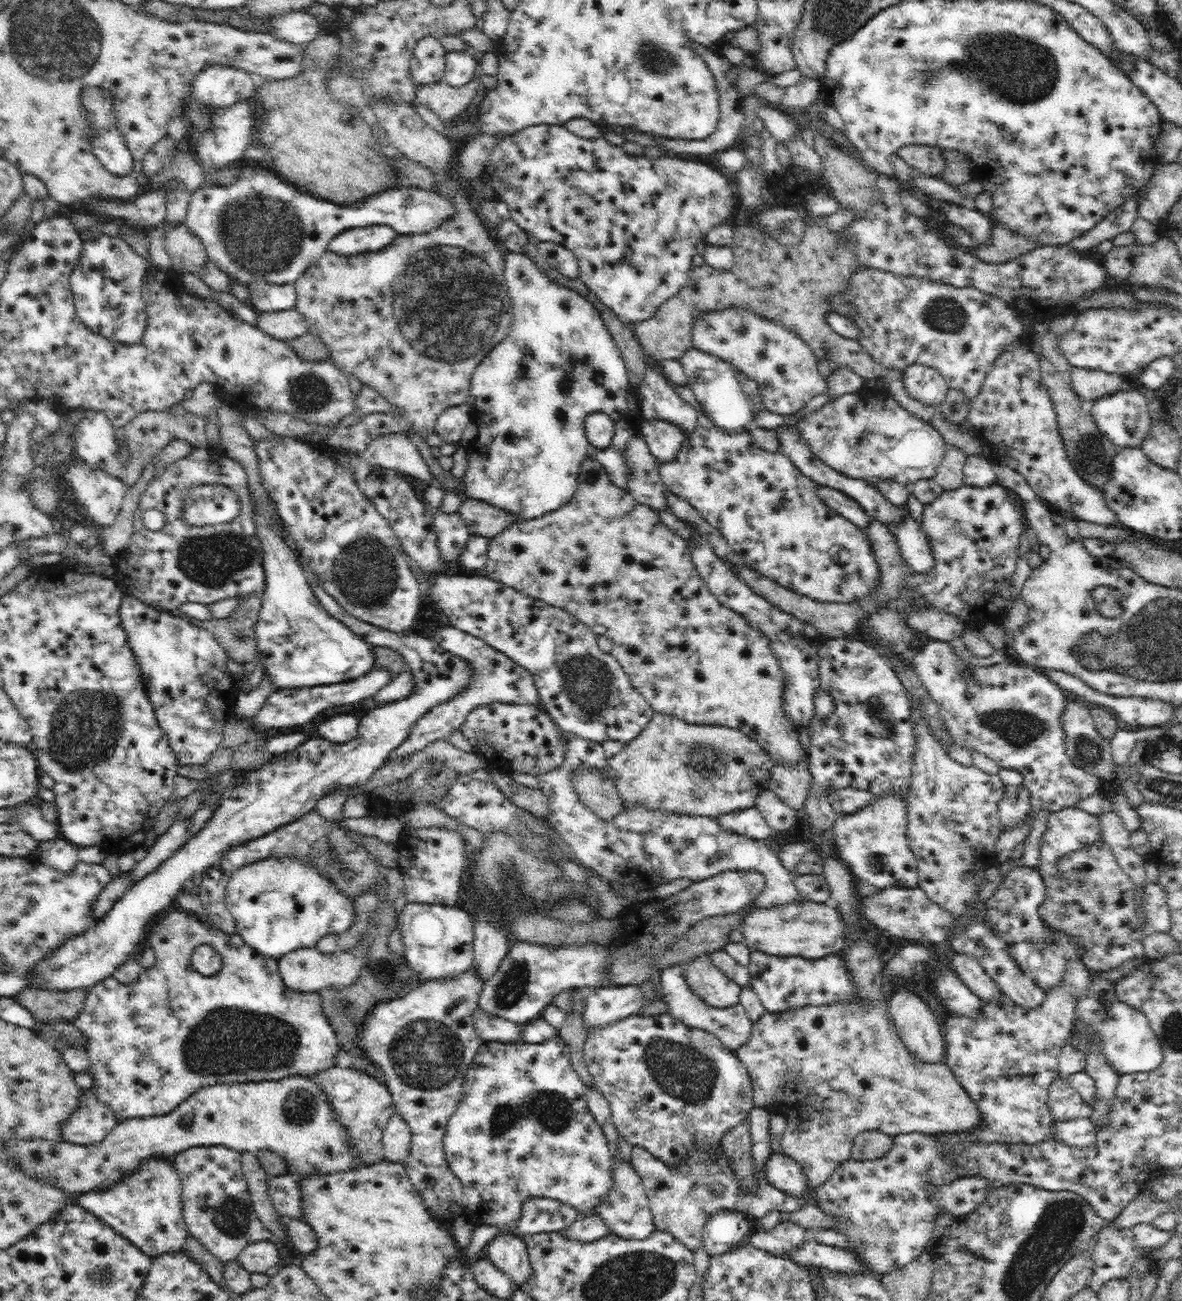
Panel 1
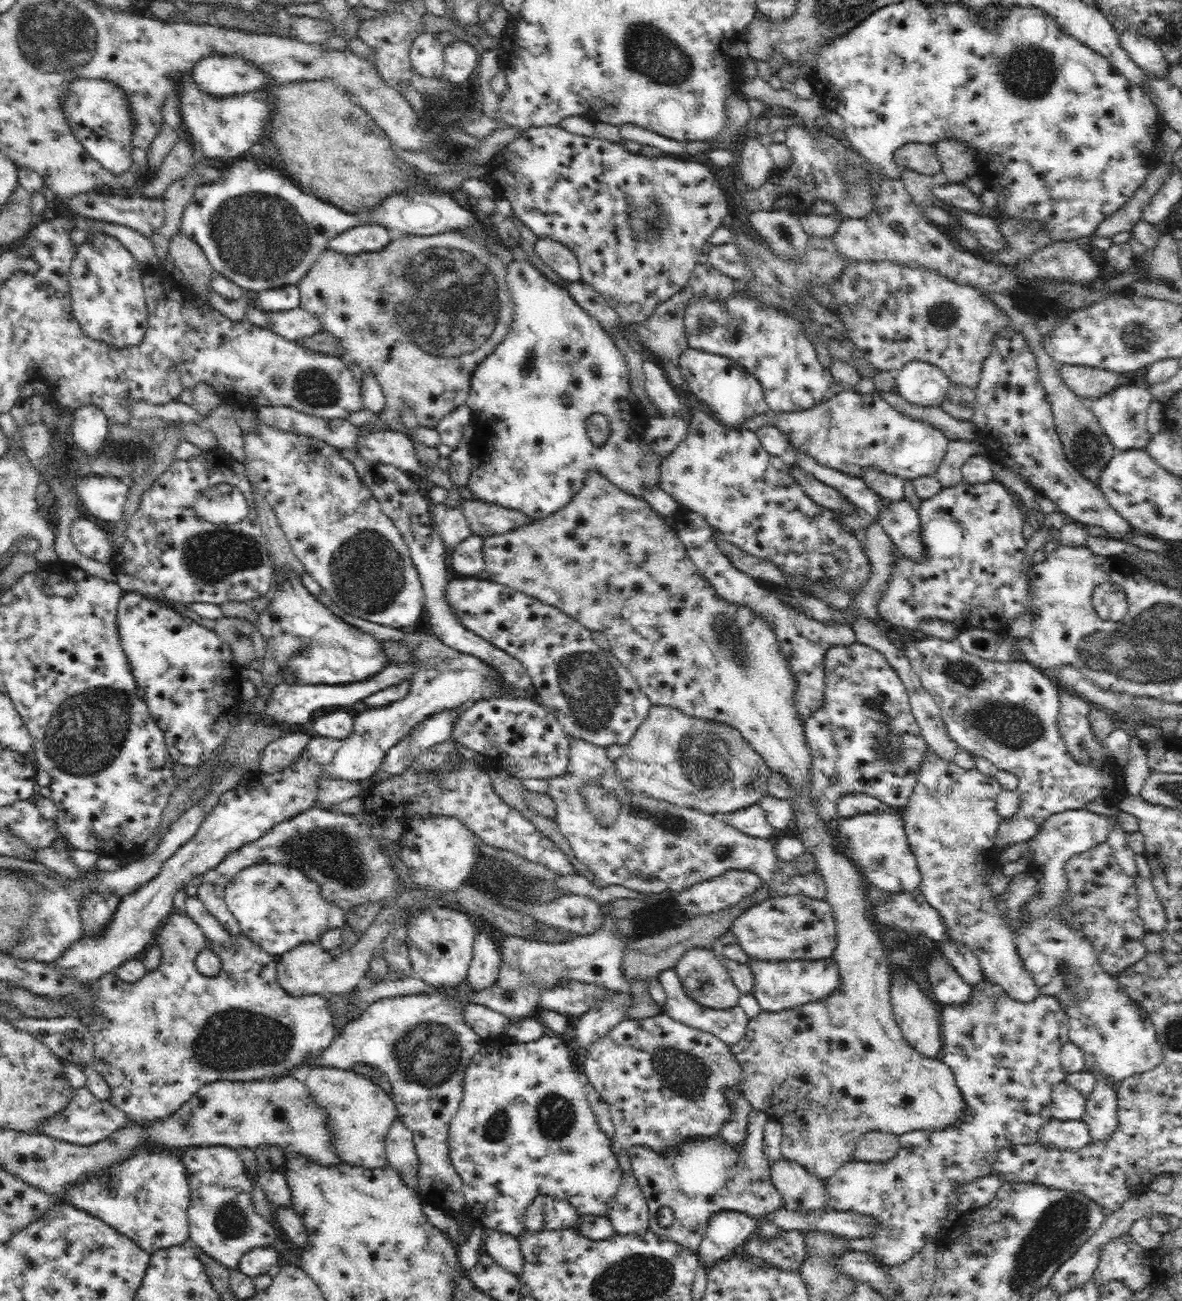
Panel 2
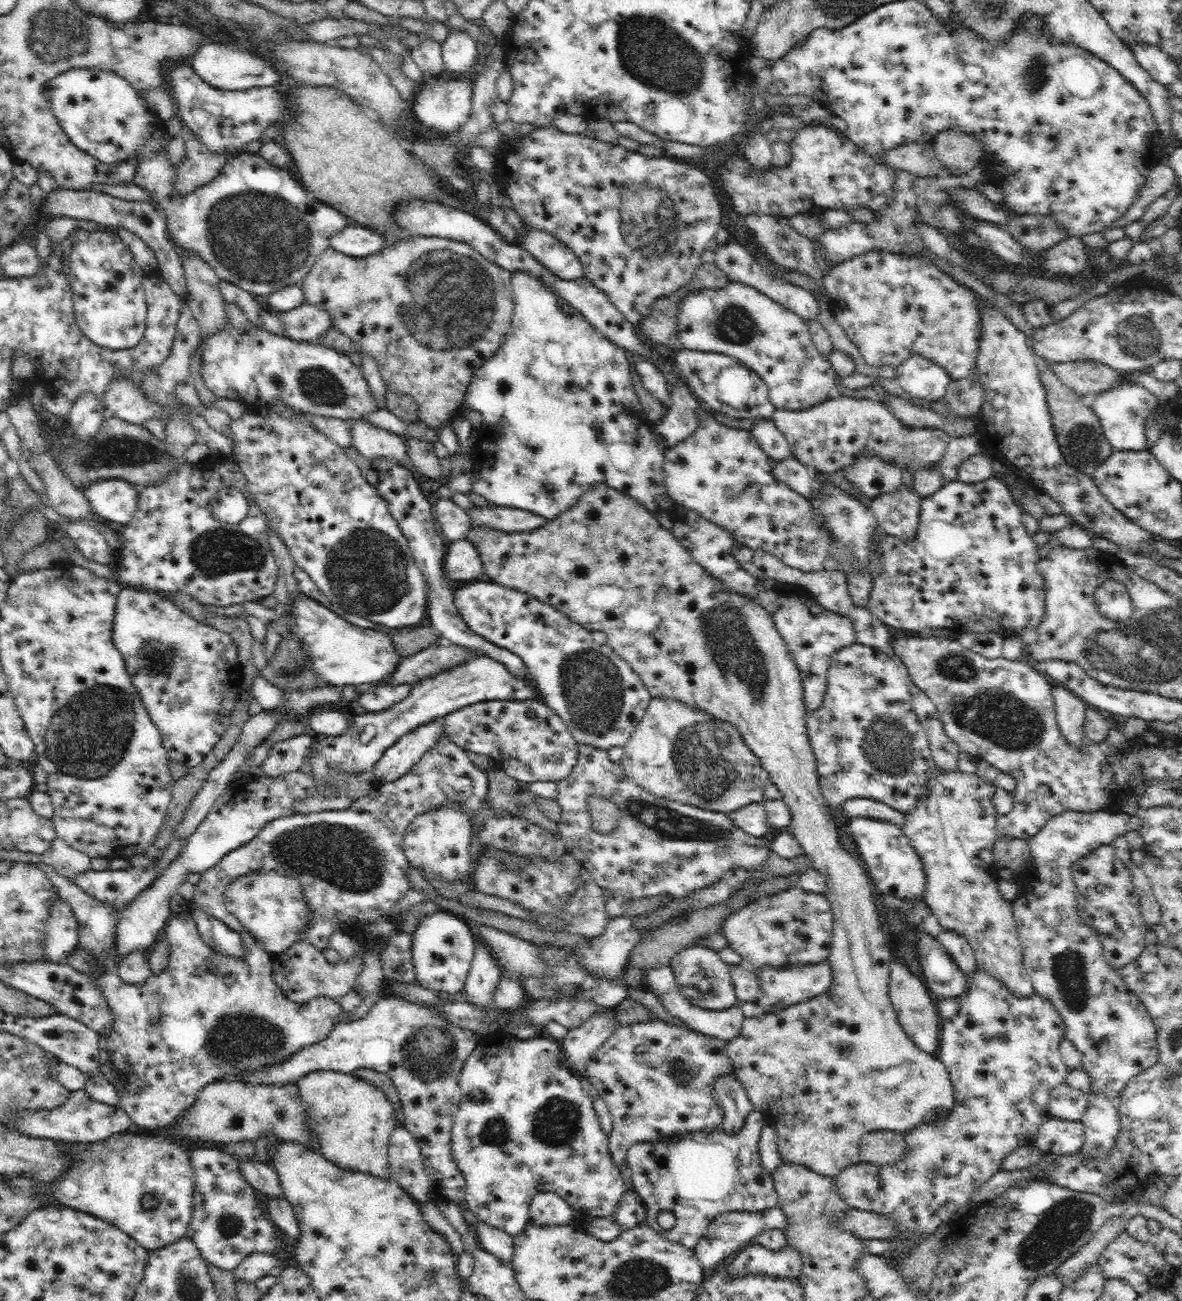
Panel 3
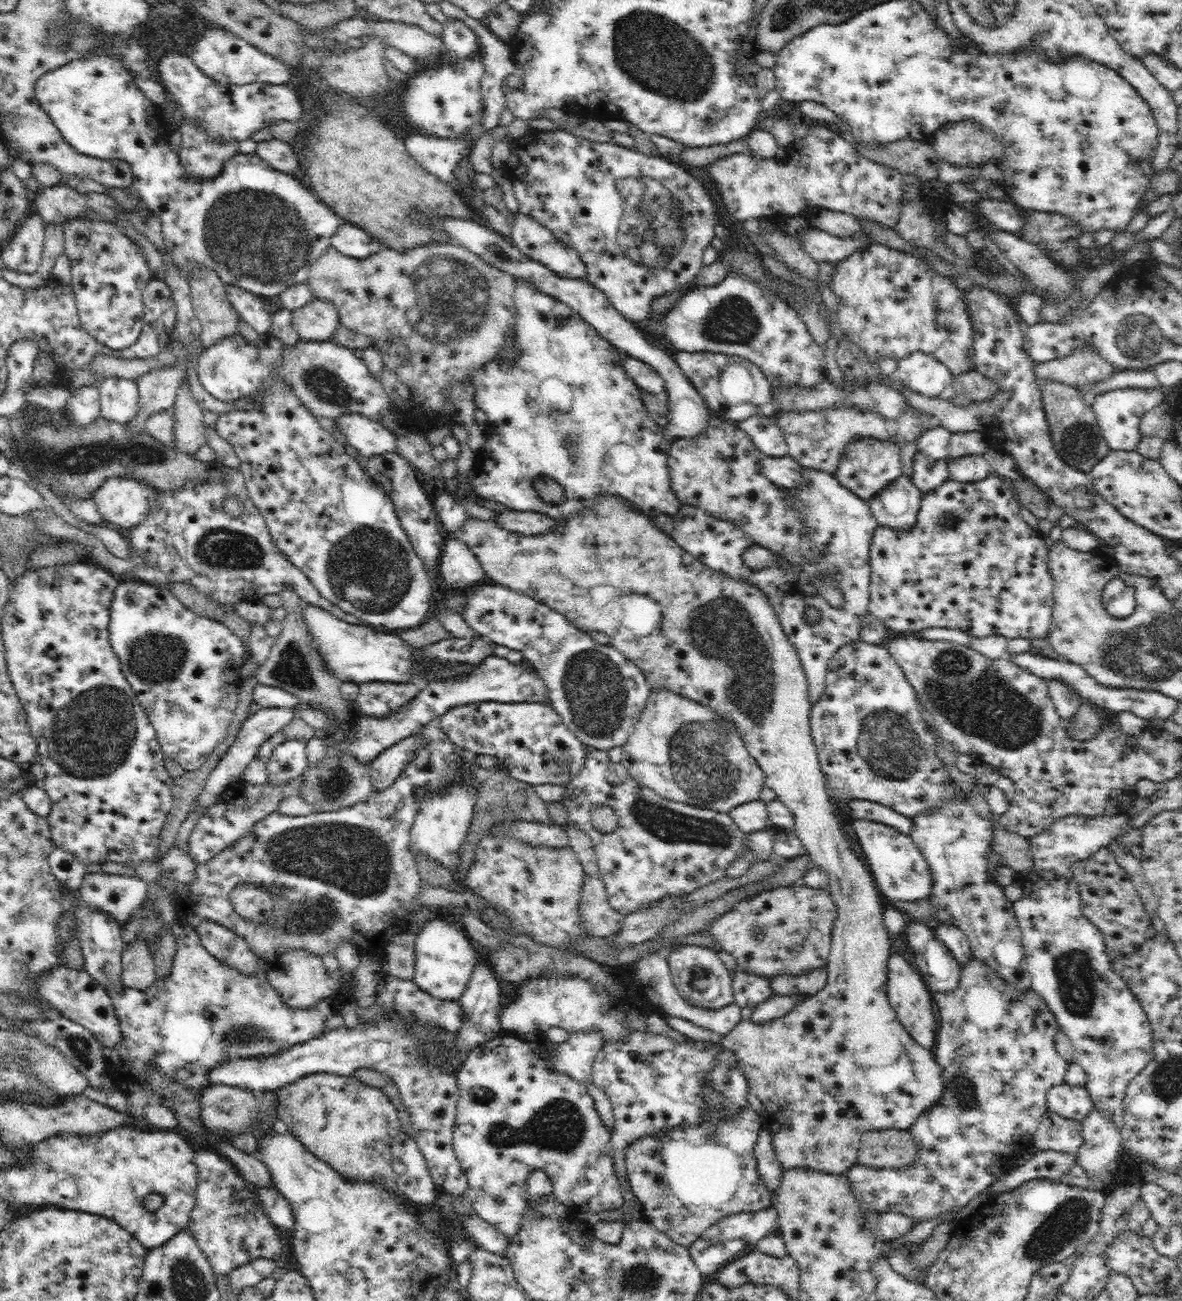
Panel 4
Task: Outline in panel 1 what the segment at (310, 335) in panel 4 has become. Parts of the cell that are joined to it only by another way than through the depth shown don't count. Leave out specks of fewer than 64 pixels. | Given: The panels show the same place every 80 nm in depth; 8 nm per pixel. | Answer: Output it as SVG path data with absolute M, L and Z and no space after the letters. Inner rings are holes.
M296 308L280 311L258 312L258 329L274 338L286 340L308 333L306 319Z

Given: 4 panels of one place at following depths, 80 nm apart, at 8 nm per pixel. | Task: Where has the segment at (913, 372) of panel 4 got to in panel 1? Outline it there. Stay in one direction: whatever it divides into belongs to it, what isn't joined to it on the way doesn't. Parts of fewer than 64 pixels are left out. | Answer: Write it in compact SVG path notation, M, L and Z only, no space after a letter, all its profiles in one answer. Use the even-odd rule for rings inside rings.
M924 364L905 368L902 380L908 394L927 405L939 405L946 399L950 389L939 370Z

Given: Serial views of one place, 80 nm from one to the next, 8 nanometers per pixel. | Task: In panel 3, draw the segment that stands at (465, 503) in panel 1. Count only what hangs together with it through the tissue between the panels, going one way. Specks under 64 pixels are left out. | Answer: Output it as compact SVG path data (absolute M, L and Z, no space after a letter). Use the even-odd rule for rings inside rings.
M474 505L469 510L469 517L471 520L471 527L473 528L486 527L486 529L494 529L504 533L532 532L532 530L538 530L538 528L546 526L546 523L548 522L543 516L534 514L528 510L498 505L493 505L492 507L479 507Z

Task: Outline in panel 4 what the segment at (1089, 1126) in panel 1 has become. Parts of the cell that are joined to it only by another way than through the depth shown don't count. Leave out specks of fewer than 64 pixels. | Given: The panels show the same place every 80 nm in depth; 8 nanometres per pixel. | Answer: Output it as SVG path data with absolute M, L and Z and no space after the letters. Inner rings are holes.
M1046 1111L1033 1136L1034 1151L1060 1150L1077 1153L1083 1143L1080 1121Z

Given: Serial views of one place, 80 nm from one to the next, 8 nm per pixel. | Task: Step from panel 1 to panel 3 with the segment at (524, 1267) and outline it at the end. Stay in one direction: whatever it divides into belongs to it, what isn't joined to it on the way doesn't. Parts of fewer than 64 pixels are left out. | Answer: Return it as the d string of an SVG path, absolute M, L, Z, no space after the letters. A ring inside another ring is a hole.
M482 1222L473 1225L477 1232L478 1242L484 1251L494 1254L504 1262L511 1263L514 1258L513 1237L504 1229L498 1229Z

